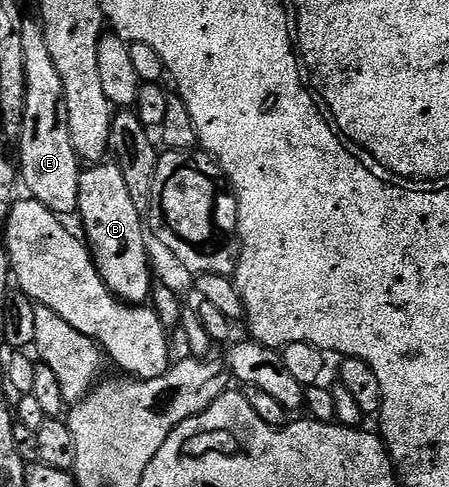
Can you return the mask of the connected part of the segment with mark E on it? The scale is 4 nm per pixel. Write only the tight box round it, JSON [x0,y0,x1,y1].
[17,16,81,216]

